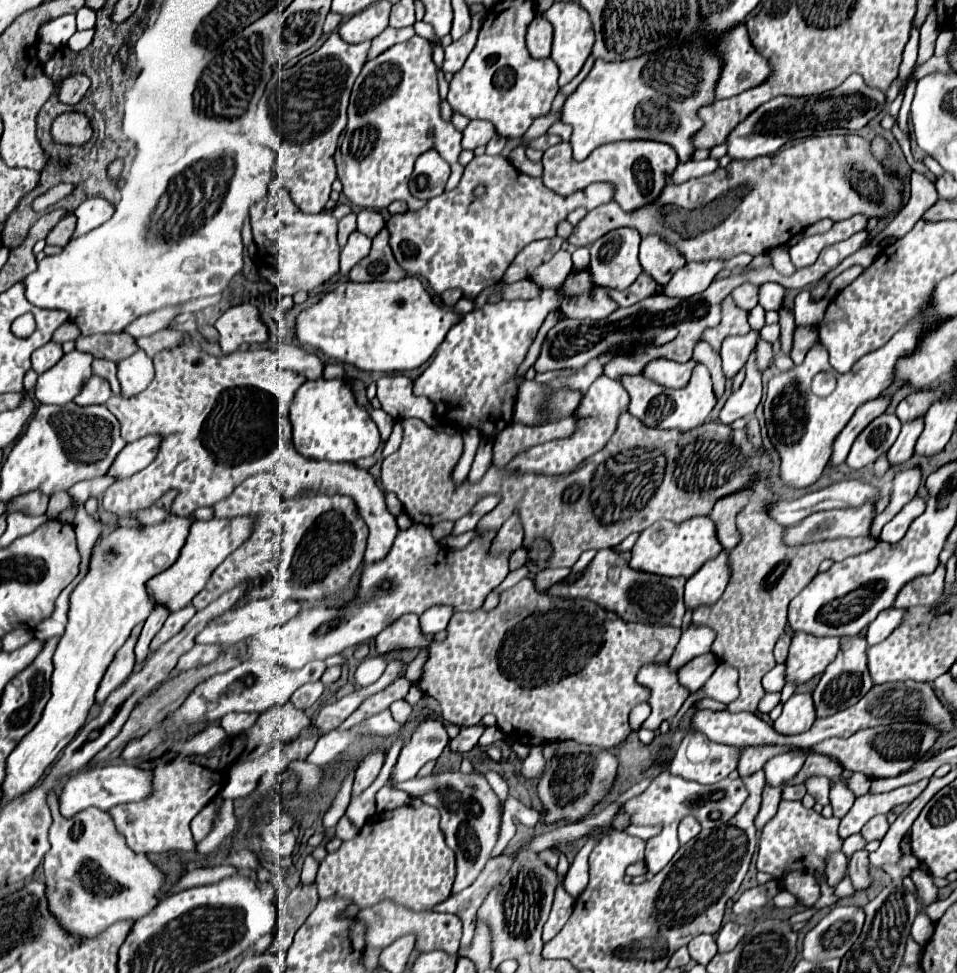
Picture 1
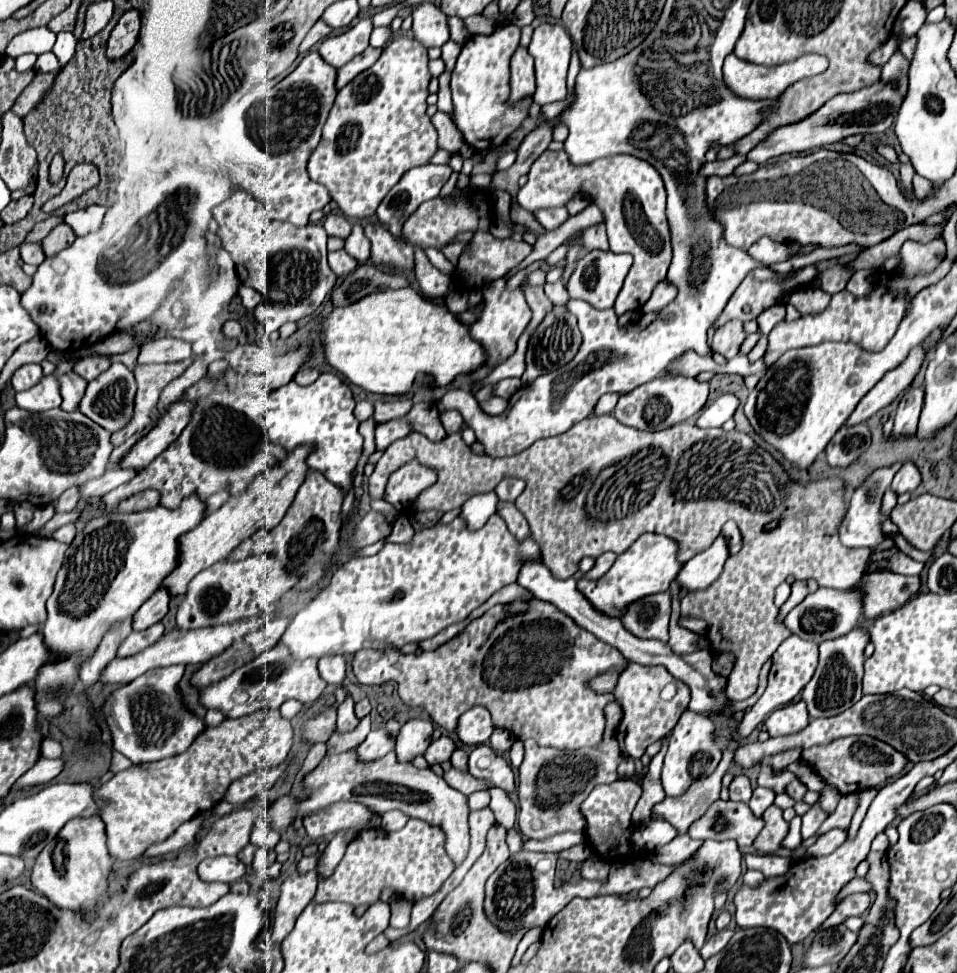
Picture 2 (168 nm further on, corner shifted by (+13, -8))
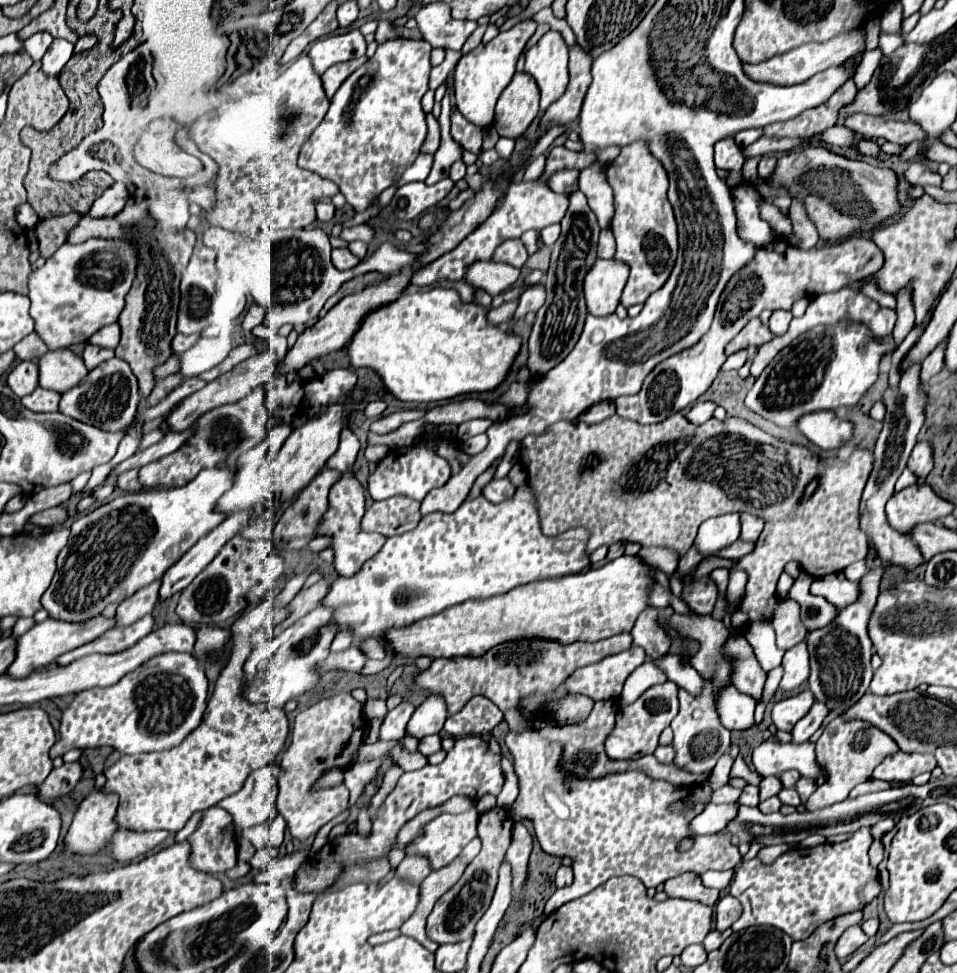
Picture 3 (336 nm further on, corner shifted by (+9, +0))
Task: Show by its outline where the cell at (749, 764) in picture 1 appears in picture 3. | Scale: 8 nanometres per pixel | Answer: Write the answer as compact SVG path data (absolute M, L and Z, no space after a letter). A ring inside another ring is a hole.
M748 784L748 786L744 788L742 796L740 796L740 802L742 802L742 804L746 804L746 806L758 806L758 804L760 804L758 786Z

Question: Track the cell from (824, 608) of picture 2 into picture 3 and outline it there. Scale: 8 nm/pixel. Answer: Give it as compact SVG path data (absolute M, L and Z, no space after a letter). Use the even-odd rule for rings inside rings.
M800 574L792 588L788 590L786 598L788 600L796 600L800 604L800 616L802 616L802 622L808 630L816 630L816 628L822 628L826 626L828 622L834 620L838 608L834 608L830 602L826 602L824 598L820 596L812 596L808 592L810 584L804 584L804 574Z

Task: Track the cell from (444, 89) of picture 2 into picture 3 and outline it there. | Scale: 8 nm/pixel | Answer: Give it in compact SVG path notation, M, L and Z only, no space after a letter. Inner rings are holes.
M458 110L452 112L450 120L452 120L450 134L452 134L454 142L458 142L464 150L470 150L470 152L478 154L478 150L482 146L482 130L478 126L470 124Z

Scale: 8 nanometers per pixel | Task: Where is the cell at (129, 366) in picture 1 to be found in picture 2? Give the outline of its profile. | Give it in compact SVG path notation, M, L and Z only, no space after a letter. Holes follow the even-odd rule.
M112 364L106 372L102 372L94 382L88 384L86 396L80 402L82 414L86 414L90 420L106 428L108 432L116 432L122 426L126 426L132 418L134 410L134 394L136 394L136 380L134 374L124 364Z

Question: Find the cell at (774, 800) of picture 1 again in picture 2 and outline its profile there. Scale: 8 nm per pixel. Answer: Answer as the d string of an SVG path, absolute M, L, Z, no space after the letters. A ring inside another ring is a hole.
M758 786L758 788L754 790L754 794L752 794L748 806L750 806L750 810L752 810L756 816L762 816L764 810L774 804L774 796L776 796L776 794L774 794L772 790Z

